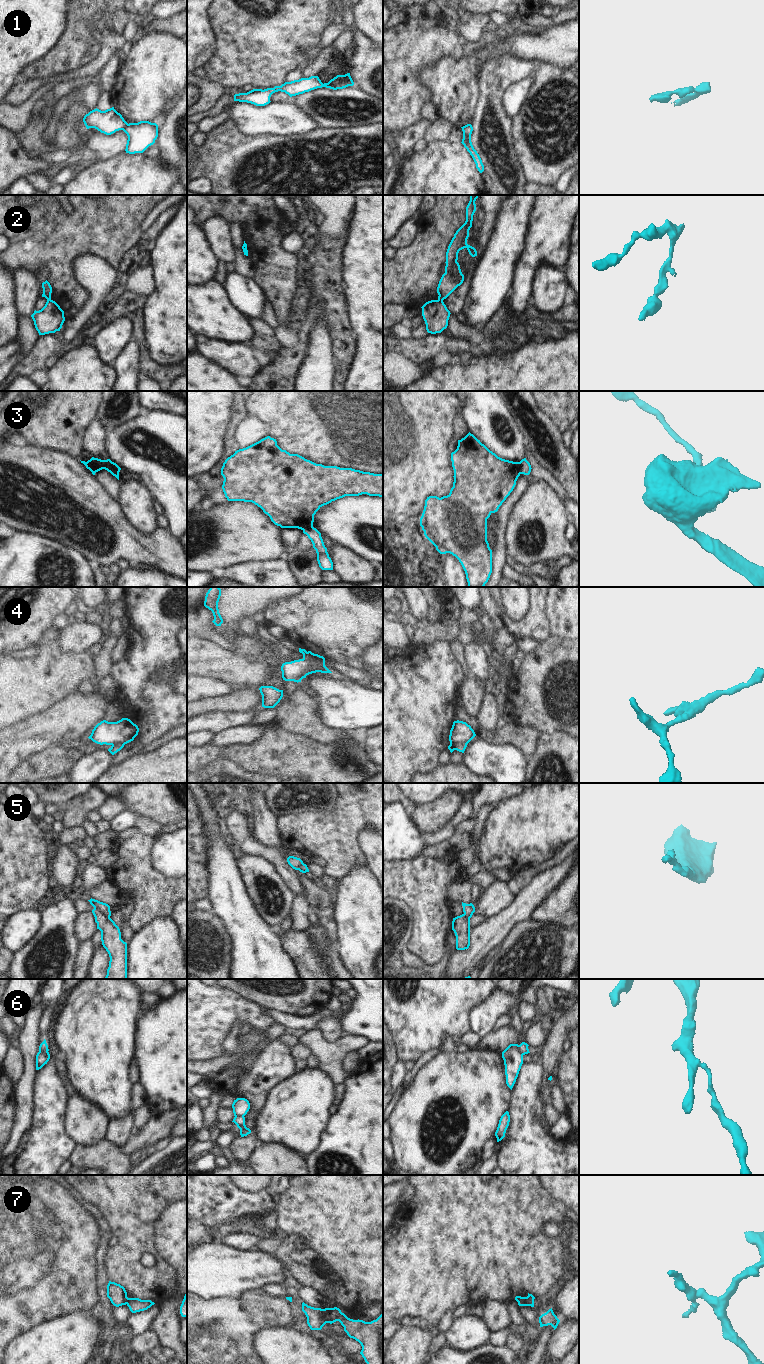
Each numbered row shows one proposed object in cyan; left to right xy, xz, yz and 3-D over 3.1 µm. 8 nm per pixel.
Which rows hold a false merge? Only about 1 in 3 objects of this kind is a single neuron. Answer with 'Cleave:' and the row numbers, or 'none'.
Cleave: 1, 2, 3, 4, 5, 6, 7

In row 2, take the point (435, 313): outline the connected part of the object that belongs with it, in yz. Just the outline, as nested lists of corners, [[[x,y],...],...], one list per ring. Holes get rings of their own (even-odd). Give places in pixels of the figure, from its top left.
[[[431,300],[426,302],[421,308],[428,333],[441,333],[447,328],[451,313],[443,301]]]

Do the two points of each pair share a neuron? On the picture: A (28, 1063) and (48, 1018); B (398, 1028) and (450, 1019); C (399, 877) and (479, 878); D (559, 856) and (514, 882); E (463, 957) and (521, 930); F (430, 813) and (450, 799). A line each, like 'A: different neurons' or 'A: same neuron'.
A: different neurons
B: same neuron
C: different neurons
D: same neuron
E: different neurons
F: same neuron

